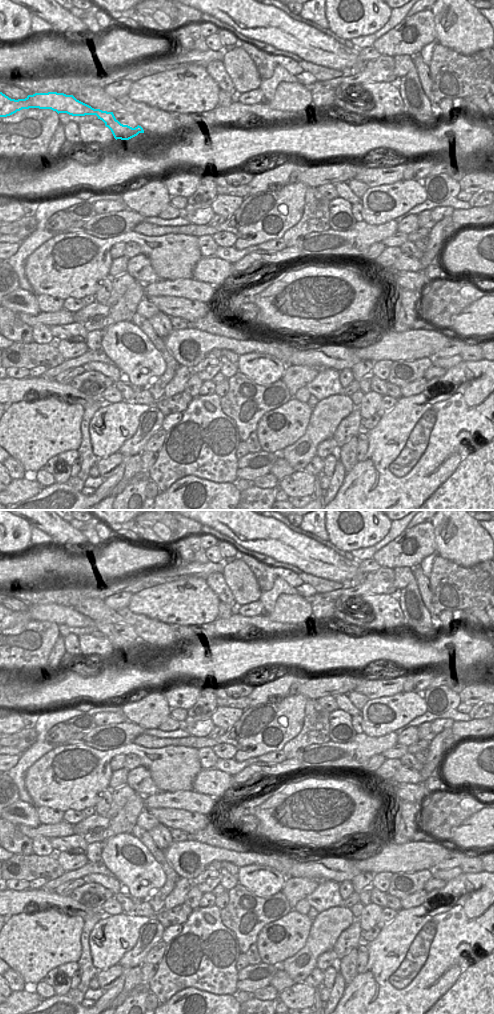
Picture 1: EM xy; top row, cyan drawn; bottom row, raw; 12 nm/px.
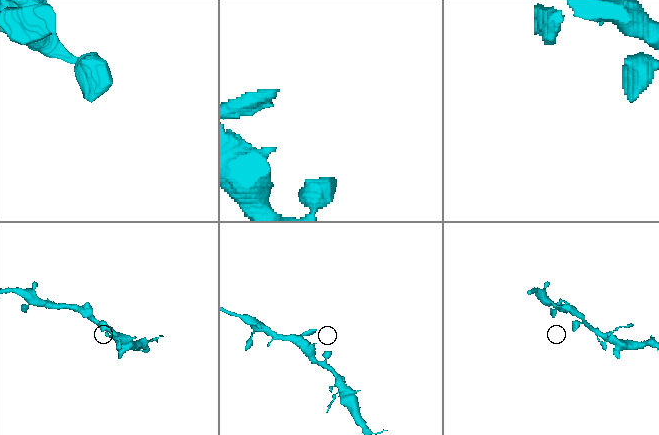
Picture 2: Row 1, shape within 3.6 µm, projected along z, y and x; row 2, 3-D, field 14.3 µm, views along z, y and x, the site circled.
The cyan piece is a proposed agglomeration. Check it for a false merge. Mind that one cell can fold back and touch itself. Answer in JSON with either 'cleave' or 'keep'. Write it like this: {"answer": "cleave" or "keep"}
{"answer": "keep"}

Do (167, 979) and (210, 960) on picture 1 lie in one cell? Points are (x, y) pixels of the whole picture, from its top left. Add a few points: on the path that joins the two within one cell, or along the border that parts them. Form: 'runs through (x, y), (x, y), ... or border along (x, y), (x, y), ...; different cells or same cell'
runs through (178, 970), (190, 960), (199, 960); same cell

